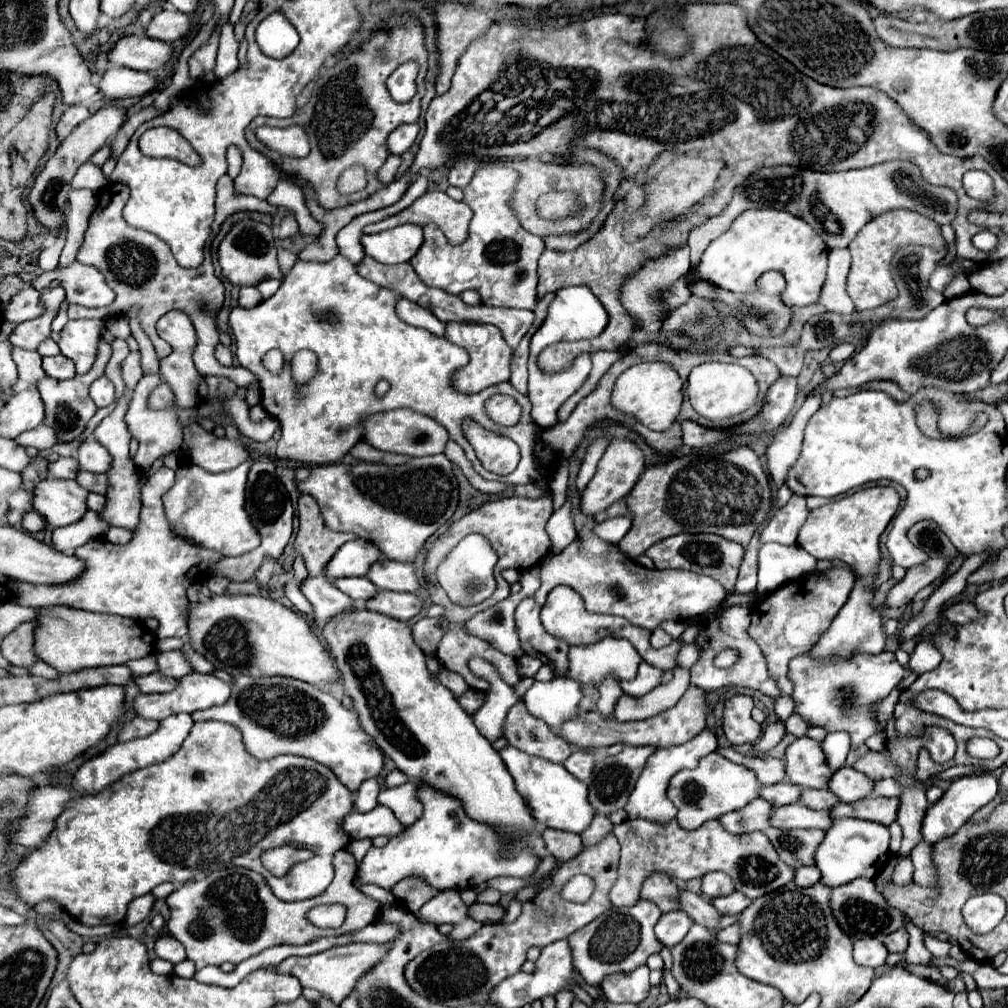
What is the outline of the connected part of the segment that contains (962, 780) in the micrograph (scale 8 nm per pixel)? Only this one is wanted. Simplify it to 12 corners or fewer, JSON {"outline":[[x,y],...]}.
{"outline":[[992,773],[958,777],[934,803],[922,837],[936,845],[998,793]]}

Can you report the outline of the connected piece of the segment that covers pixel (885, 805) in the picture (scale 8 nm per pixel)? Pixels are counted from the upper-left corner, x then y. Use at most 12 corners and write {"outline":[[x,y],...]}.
{"outline":[[866,797],[836,805],[832,817],[896,821],[898,799]]}

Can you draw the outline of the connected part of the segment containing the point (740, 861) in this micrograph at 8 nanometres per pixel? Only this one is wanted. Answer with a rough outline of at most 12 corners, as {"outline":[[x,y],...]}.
{"outline":[[626,819],[614,907],[636,905],[642,881],[728,873],[758,899],[794,881],[762,831],[720,821],[686,831]]}

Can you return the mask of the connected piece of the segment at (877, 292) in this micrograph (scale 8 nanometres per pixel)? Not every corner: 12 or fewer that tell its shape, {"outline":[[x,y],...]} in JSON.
{"outline":[[908,209],[874,217],[850,243],[848,293],[858,311],[898,297],[896,249],[942,249],[932,219]]}

